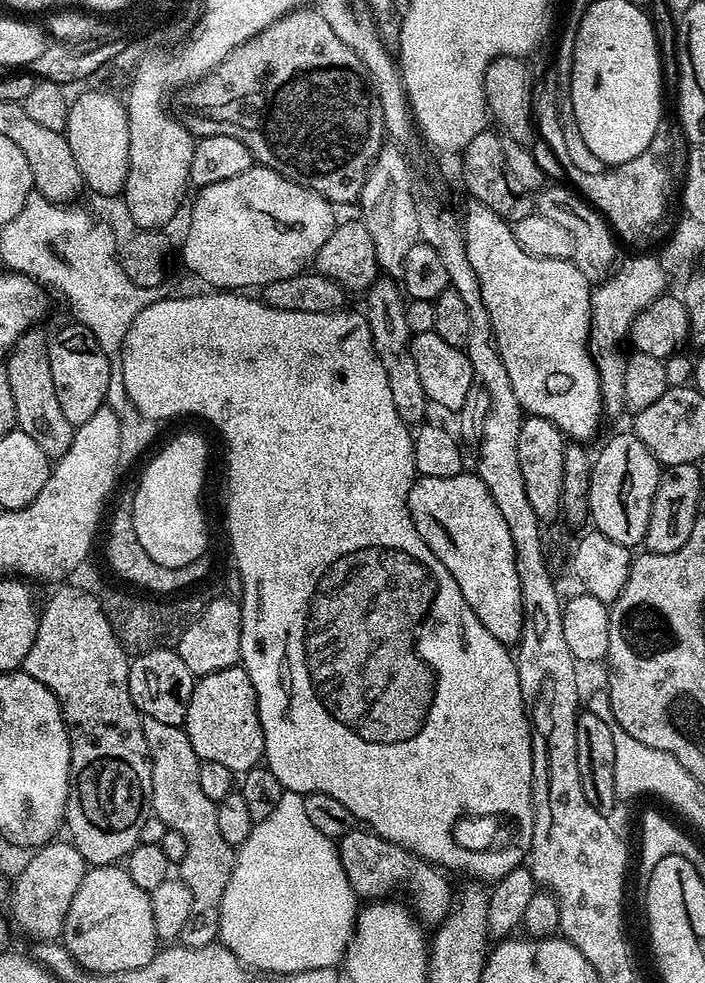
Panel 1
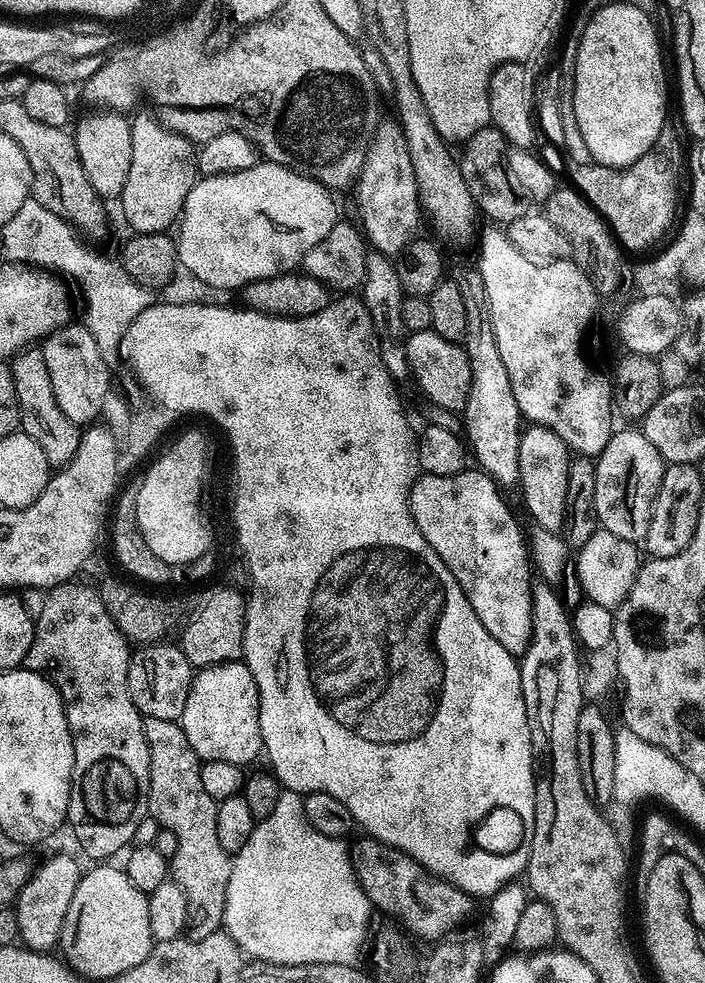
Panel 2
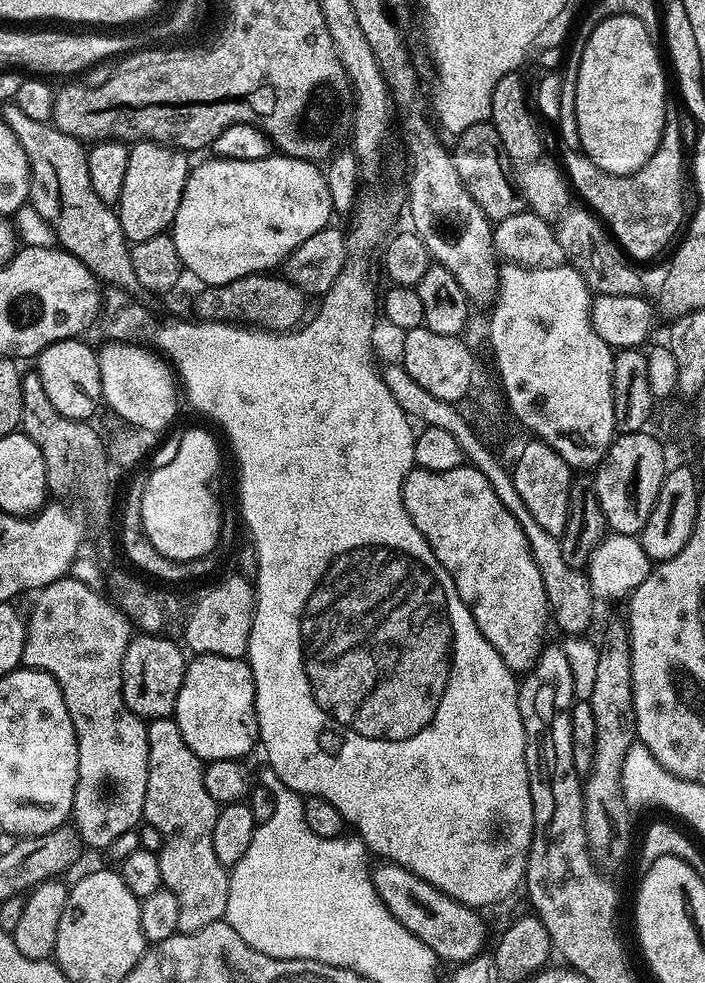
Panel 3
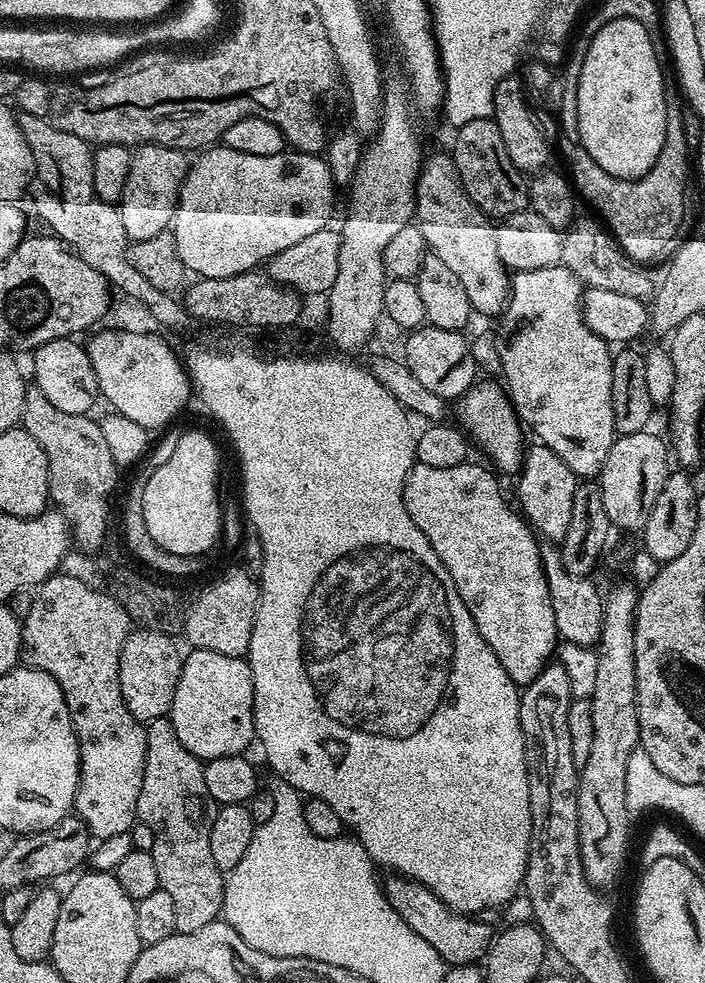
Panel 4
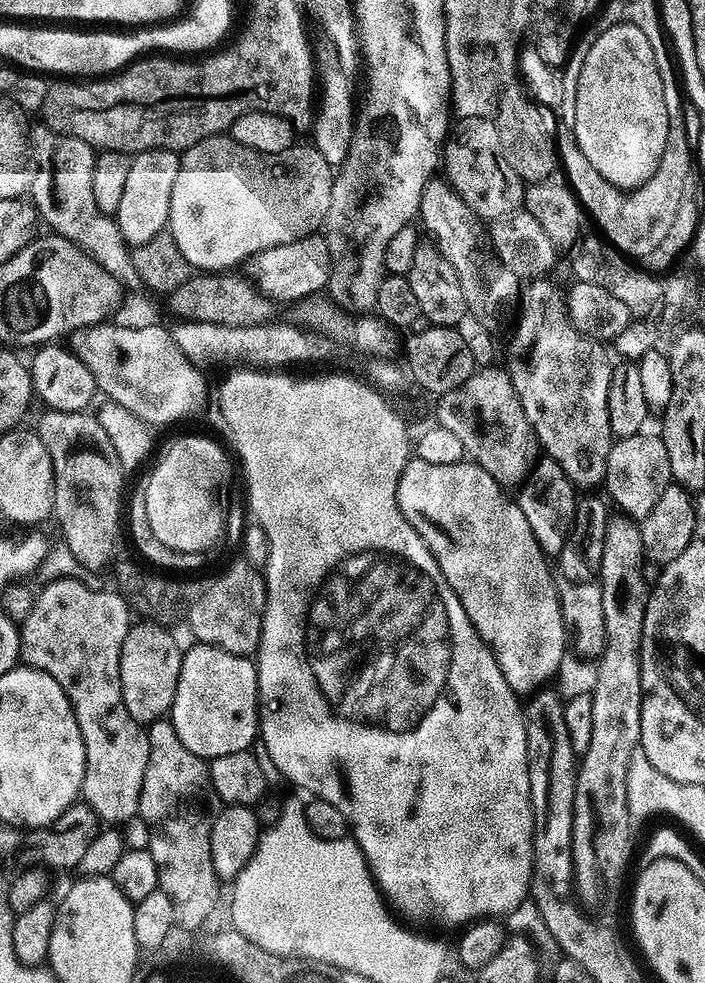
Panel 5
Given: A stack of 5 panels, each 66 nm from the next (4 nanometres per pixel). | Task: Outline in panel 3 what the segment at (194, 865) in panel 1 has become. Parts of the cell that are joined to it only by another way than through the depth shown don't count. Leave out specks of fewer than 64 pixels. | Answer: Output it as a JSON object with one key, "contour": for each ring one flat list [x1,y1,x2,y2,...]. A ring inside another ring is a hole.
{"contour":[[175,719,149,720,148,726,148,758,146,767,146,802,143,819,158,834,162,834,162,850,159,852,162,866,162,885,178,898,178,926,180,932,197,932,210,922,225,919,228,911,229,869,218,862,218,854,214,854,214,822,218,818,220,808,216,800,210,798,204,781,205,761,186,746,186,738,182,738,182,730,178,730]]}

